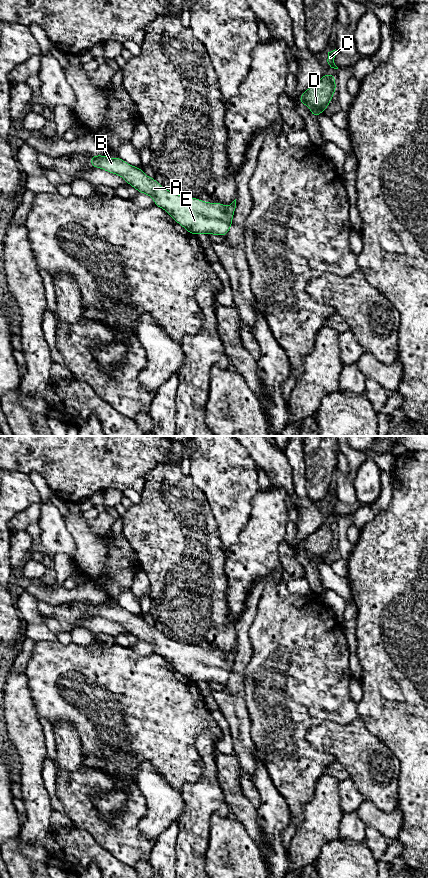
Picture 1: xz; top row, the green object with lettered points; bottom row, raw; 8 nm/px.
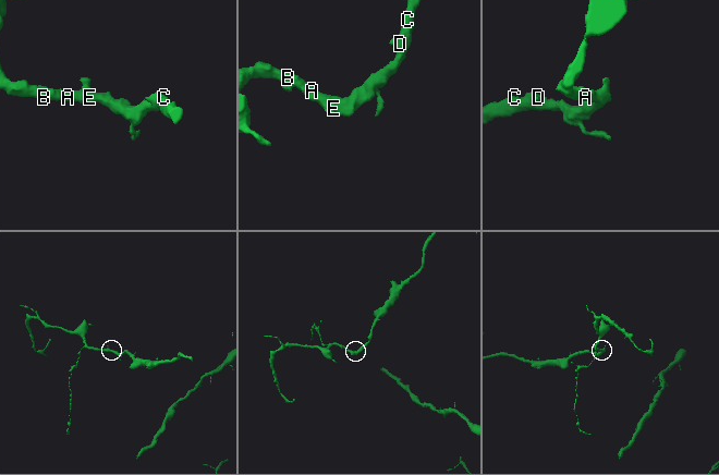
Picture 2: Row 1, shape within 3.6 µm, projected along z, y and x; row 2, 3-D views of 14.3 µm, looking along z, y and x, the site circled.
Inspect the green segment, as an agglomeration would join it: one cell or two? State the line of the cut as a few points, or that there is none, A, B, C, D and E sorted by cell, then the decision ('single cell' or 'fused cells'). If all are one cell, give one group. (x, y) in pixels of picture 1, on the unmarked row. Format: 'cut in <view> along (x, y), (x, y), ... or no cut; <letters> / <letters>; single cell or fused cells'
no cut; A B C D E; single cell

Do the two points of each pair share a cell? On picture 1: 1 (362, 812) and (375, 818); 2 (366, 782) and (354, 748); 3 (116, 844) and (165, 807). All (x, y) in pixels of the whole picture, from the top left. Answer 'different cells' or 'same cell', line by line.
1: same cell
2: same cell
3: different cells

